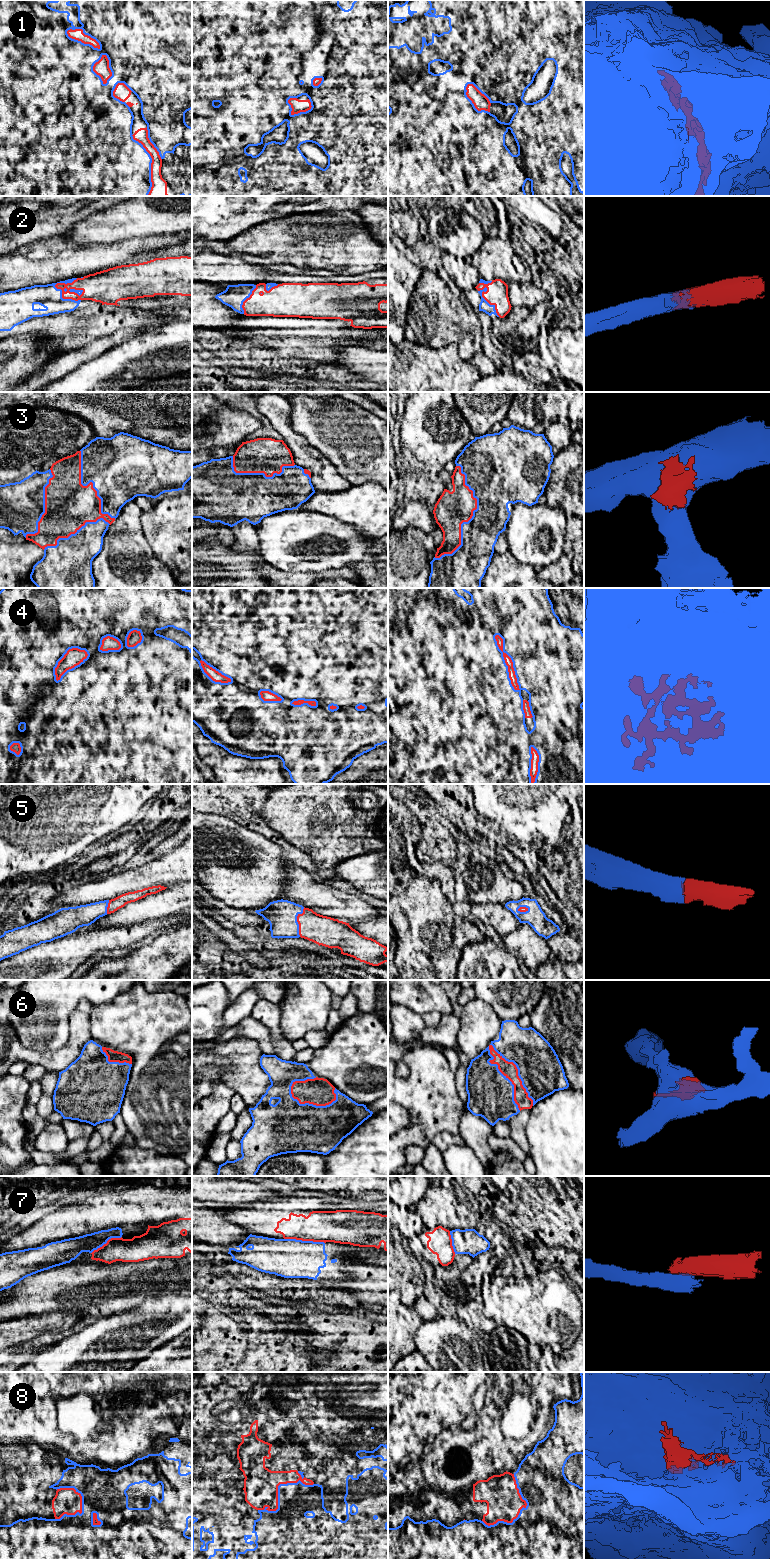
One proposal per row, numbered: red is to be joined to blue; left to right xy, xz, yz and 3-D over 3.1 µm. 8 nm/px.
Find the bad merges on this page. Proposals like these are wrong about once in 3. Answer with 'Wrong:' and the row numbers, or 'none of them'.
Wrong: 7

